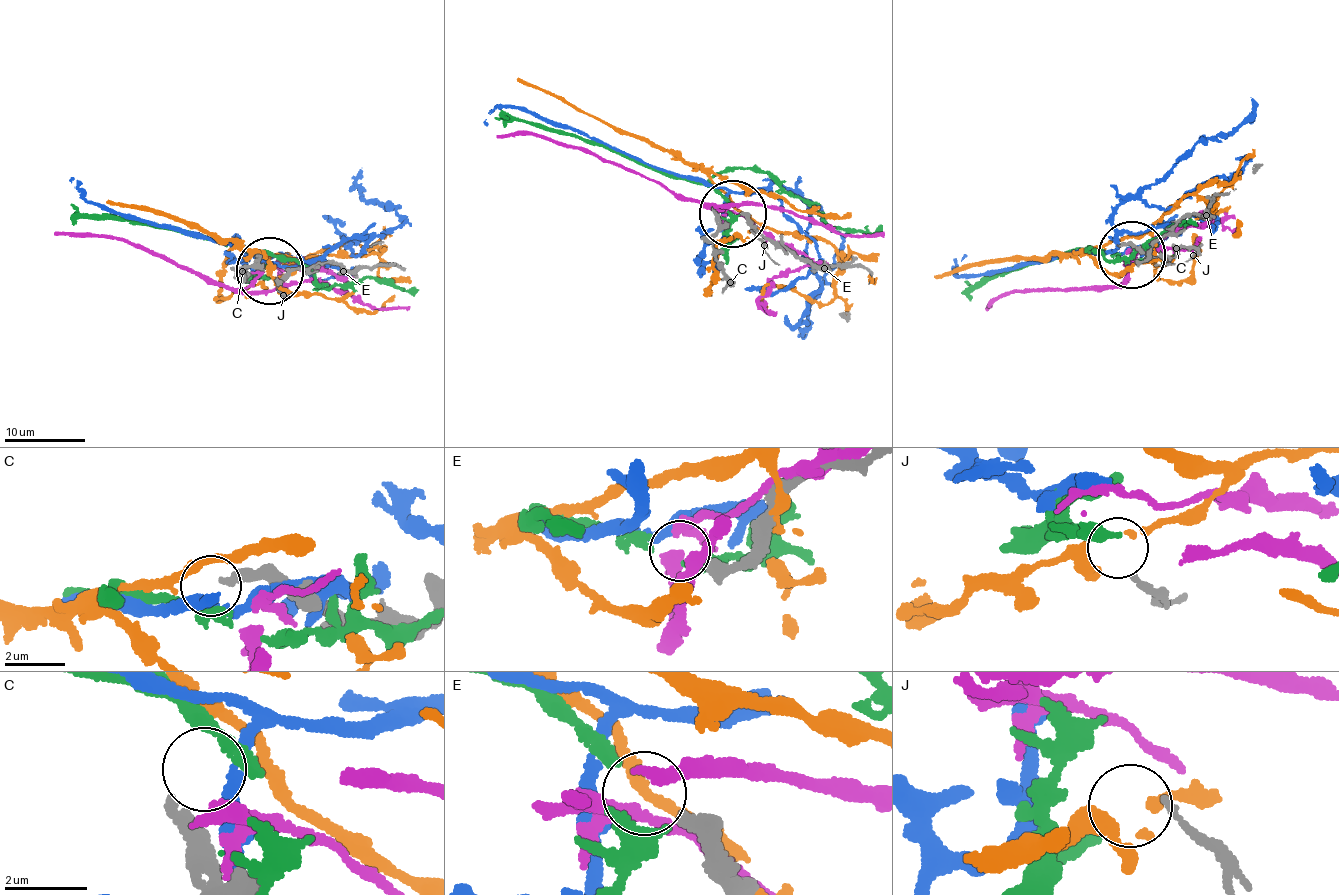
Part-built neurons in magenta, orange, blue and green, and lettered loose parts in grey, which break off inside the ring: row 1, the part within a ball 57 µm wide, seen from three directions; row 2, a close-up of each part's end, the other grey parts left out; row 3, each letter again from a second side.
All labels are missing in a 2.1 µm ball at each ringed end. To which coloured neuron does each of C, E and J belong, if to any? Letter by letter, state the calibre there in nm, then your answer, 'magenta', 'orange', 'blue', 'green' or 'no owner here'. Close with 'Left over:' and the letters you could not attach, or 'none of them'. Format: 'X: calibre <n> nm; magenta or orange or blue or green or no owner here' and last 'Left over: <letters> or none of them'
C: calibre 280 nm; no owner here
E: calibre 400 nm; green
J: calibre 140 nm; no owner here
Left over: C, J

